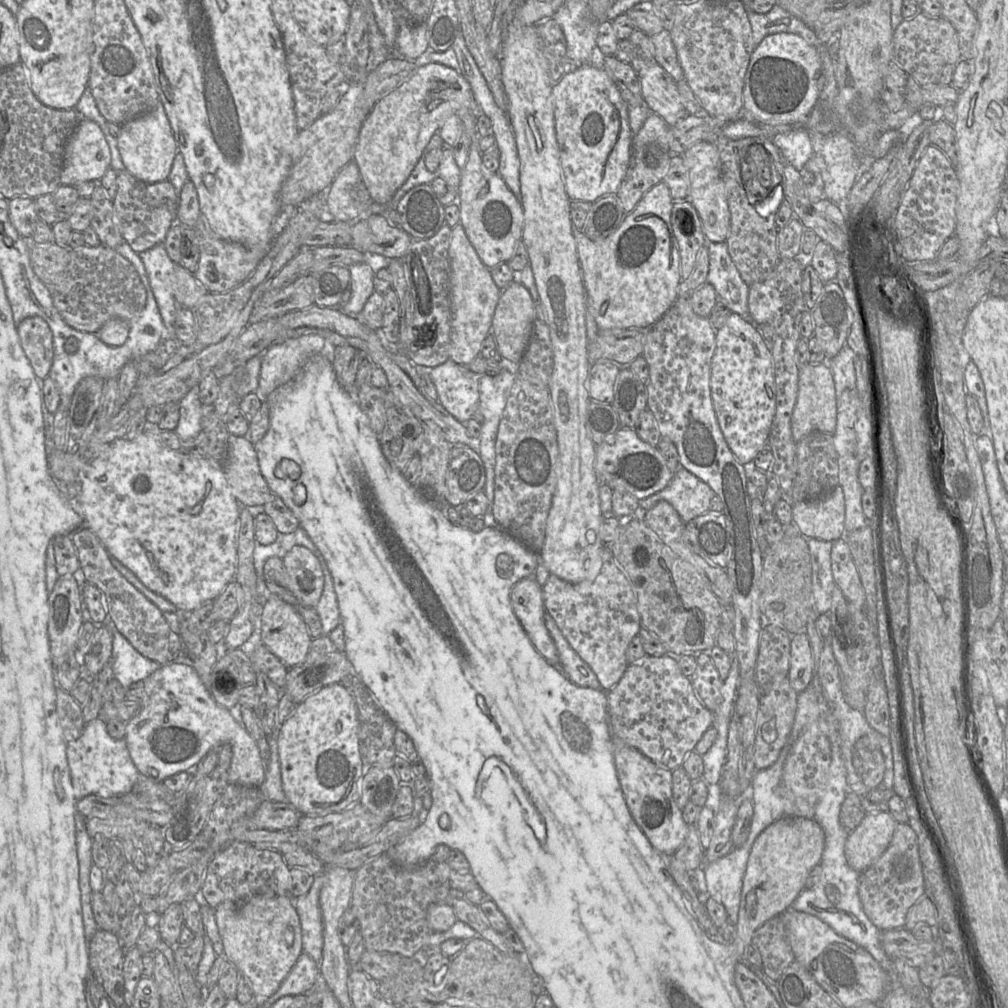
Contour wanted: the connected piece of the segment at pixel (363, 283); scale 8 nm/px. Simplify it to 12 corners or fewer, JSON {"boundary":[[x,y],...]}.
{"boundary":[[368,260],[353,264],[350,300],[338,308],[359,317],[375,291],[376,265]]}

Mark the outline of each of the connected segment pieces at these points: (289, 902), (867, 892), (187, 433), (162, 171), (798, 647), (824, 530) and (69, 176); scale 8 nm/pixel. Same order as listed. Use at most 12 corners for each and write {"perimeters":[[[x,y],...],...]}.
{"perimeters":[[[290,895],[214,909],[224,956],[262,1006],[302,951]],[[898,823],[860,873],[863,910],[880,931],[905,928],[924,895],[917,835]],[[194,386],[179,402],[174,432],[193,440],[202,431],[207,411]],[[161,101],[123,123],[125,169],[168,179],[178,145]],[[806,633],[792,635],[788,679],[800,693],[812,682]],[[843,489],[792,505],[805,538],[834,542],[845,535]],[[80,119],[65,144],[60,183],[100,181],[110,167],[101,128]]]}

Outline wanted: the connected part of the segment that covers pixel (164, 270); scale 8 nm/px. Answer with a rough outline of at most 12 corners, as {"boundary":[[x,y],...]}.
{"boundary":[[164,243],[138,253],[166,338],[176,338],[179,308],[173,262]]}

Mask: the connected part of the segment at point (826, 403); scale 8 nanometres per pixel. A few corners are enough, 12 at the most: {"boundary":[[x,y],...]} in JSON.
{"boundary":[[828,361],[799,366],[793,440],[833,435],[835,387]]}

